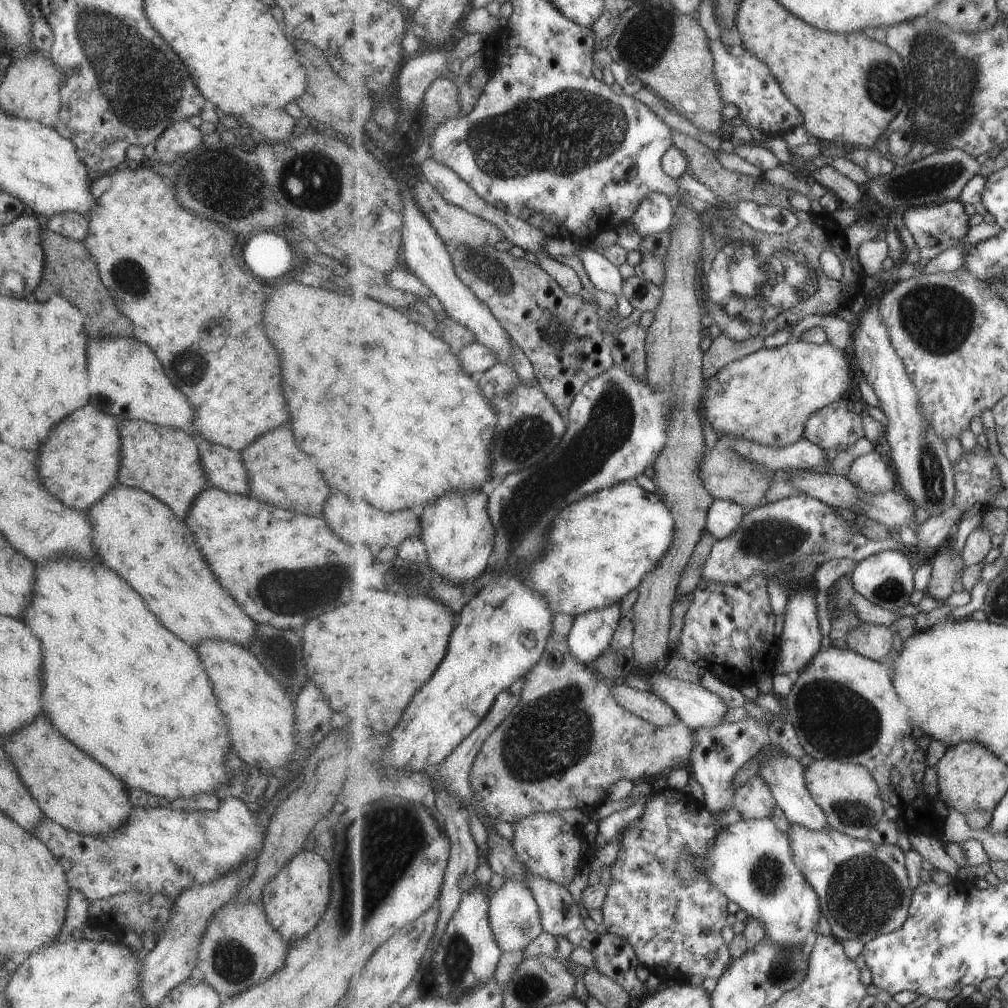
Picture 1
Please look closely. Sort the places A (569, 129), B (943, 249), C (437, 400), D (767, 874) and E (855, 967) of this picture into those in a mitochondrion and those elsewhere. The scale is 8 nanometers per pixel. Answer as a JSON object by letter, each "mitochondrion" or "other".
{"A":"mitochondrion","B":"other","C":"other","D":"mitochondrion","E":"other"}

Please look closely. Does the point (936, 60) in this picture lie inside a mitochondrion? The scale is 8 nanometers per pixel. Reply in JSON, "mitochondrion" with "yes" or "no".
{"mitochondrion":"yes"}

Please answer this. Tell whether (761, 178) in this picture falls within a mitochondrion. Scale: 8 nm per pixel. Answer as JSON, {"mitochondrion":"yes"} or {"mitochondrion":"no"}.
{"mitochondrion":"no"}

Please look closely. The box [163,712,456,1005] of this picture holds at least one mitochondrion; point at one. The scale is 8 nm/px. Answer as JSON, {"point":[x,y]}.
{"point":[370,864]}

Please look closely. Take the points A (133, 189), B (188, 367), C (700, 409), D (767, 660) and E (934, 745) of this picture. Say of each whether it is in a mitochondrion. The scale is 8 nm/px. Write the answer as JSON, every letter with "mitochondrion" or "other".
{"A":"other","B":"mitochondrion","C":"other","D":"other","E":"other"}

